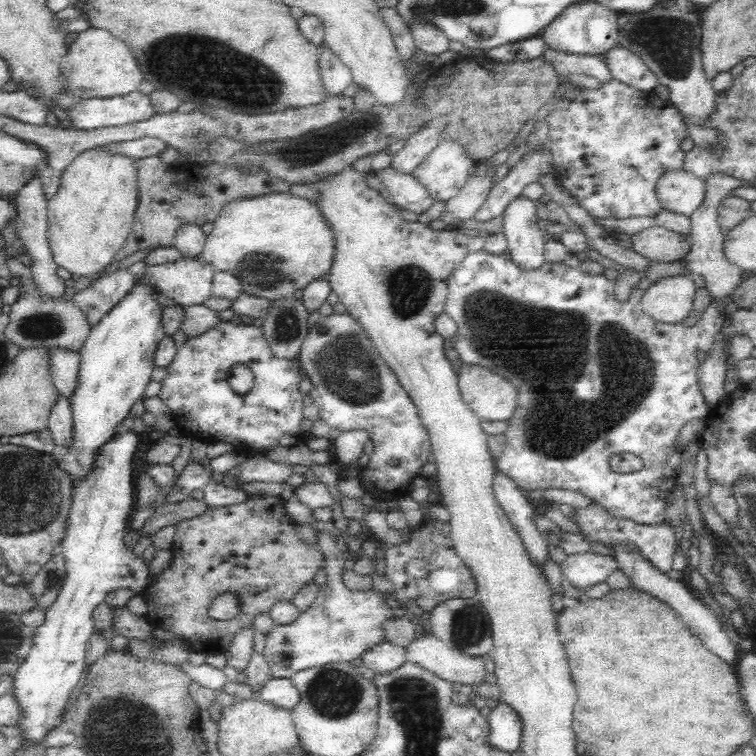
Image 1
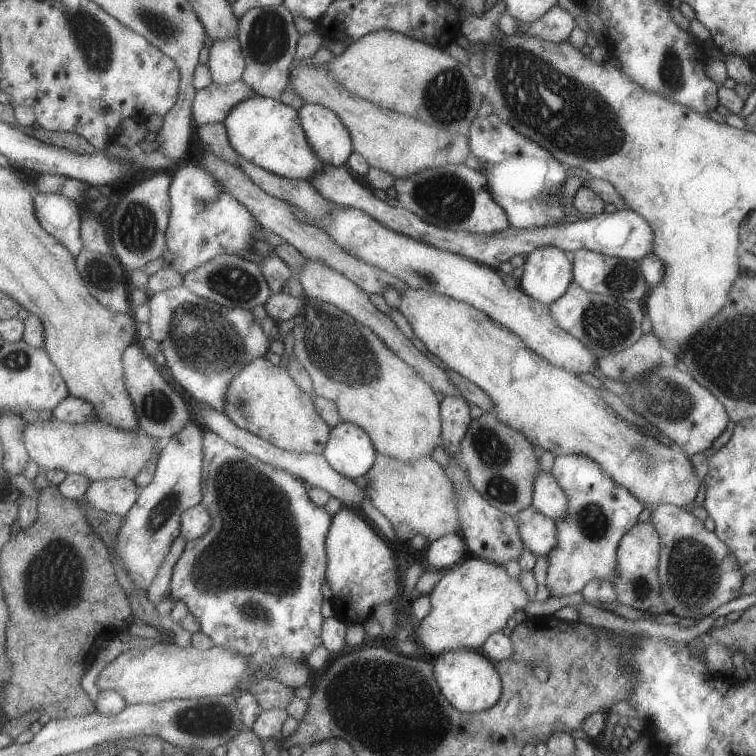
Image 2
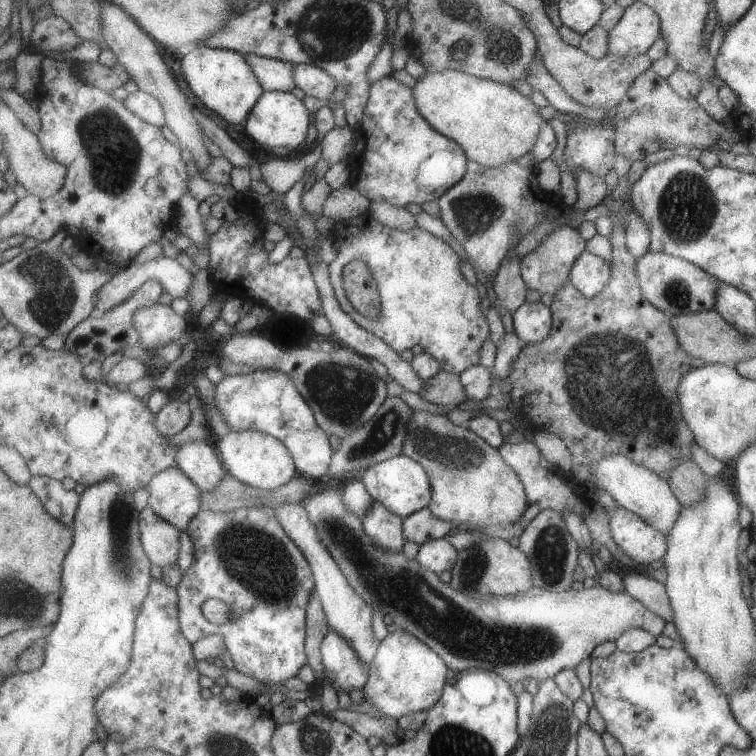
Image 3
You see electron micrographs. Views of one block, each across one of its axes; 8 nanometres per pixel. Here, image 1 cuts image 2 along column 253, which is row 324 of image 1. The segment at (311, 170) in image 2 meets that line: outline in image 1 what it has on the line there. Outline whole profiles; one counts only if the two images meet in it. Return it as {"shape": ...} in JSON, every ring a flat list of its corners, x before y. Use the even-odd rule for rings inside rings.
{"shape":[[136,283,132,290,110,312,92,327,84,344,79,350,78,380,76,388,70,396,70,408,72,411,73,438,72,443,65,447,64,458,58,458,57,466,71,480,73,494,80,488,80,483,86,480,90,472,94,472,94,462,100,456,102,446,108,444,114,436,118,436,118,426,124,418,130,417,130,407,136,400,142,399,144,388,151,380,152,368,154,368,154,350,158,342,166,335,160,319,162,306,154,299,154,289]]}

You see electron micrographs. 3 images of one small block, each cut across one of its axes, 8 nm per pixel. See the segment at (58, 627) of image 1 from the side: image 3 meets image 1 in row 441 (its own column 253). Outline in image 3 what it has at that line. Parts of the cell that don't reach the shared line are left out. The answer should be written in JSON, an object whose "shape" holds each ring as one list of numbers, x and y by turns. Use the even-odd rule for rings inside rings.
{"shape":[[266,91,246,121,247,134,259,145,283,147,292,152,299,150,307,142,309,130,311,130,311,112,307,110,301,98,297,98,289,91]]}

